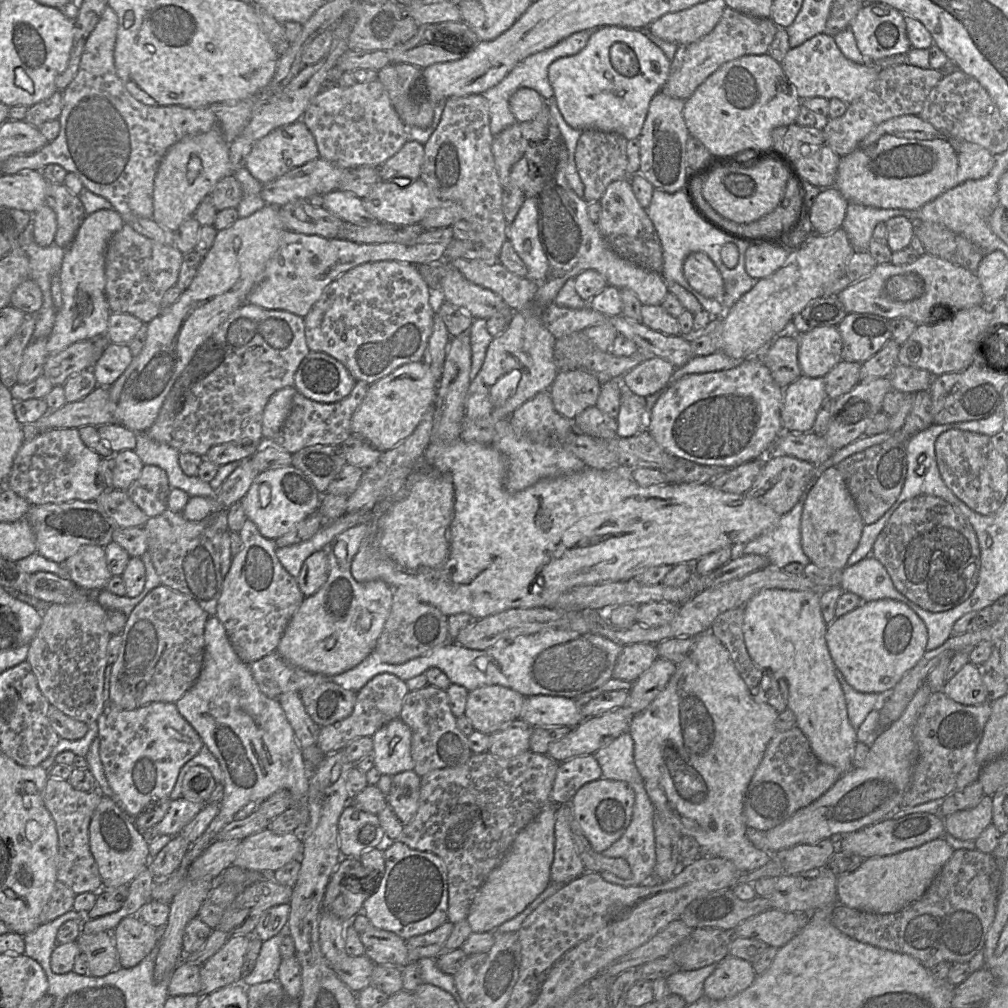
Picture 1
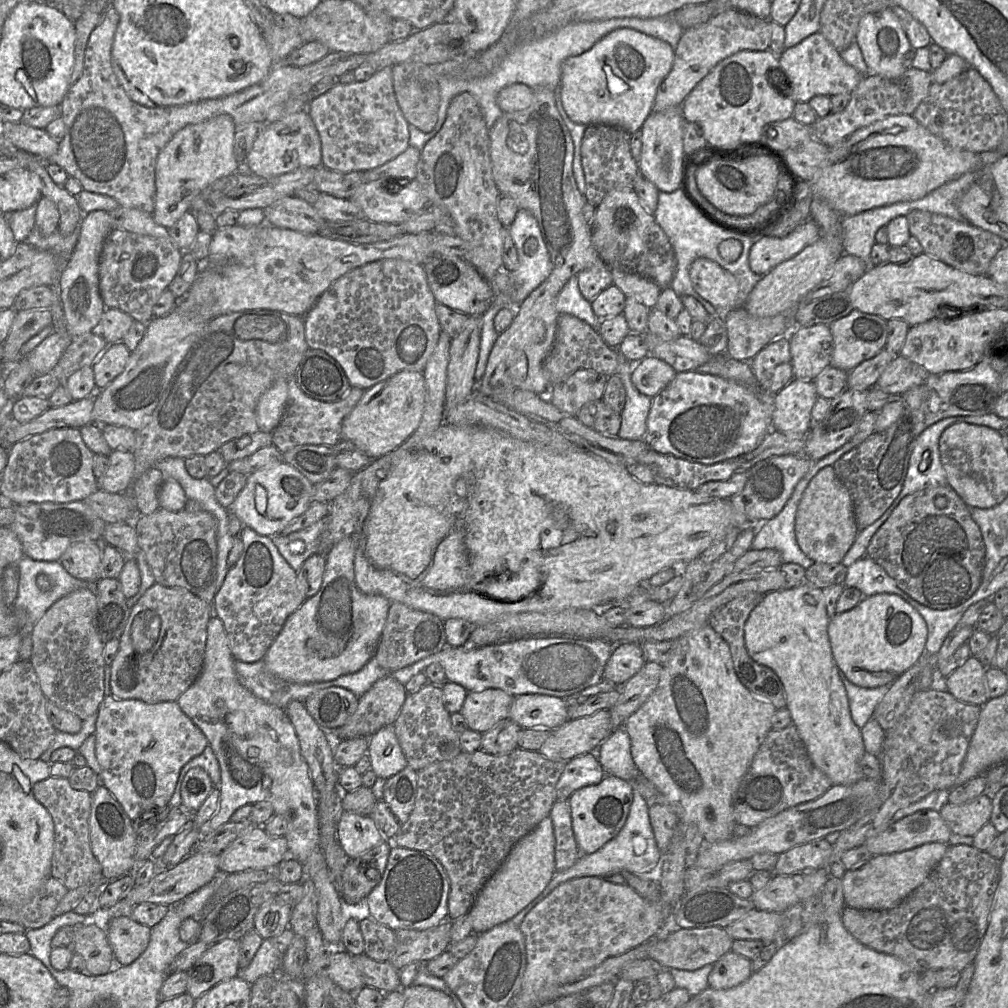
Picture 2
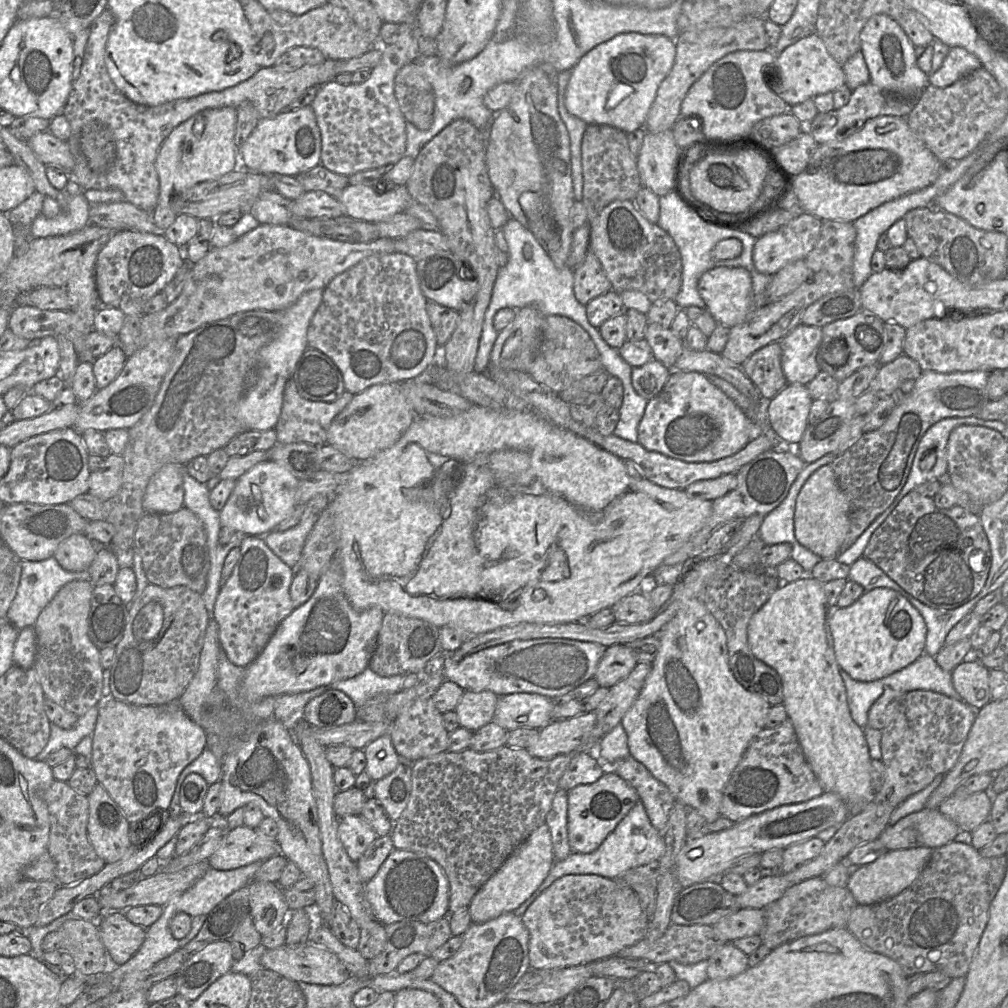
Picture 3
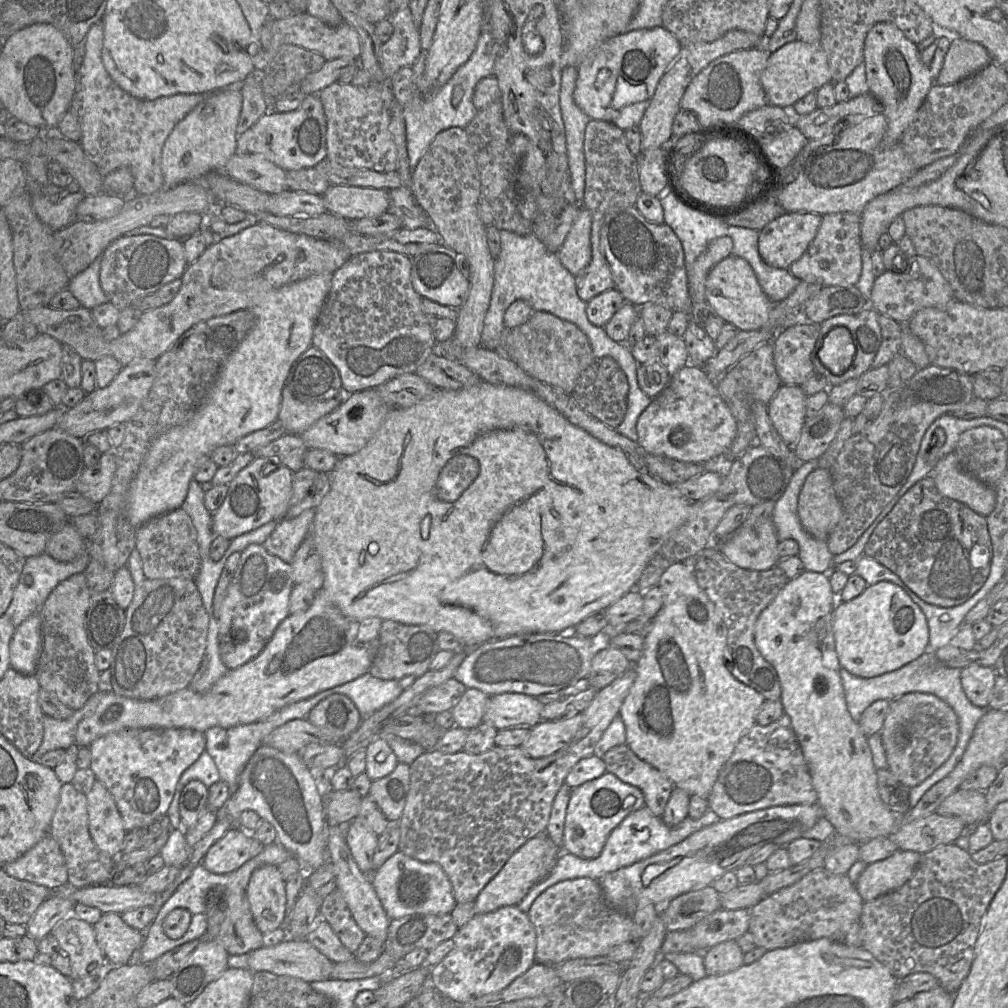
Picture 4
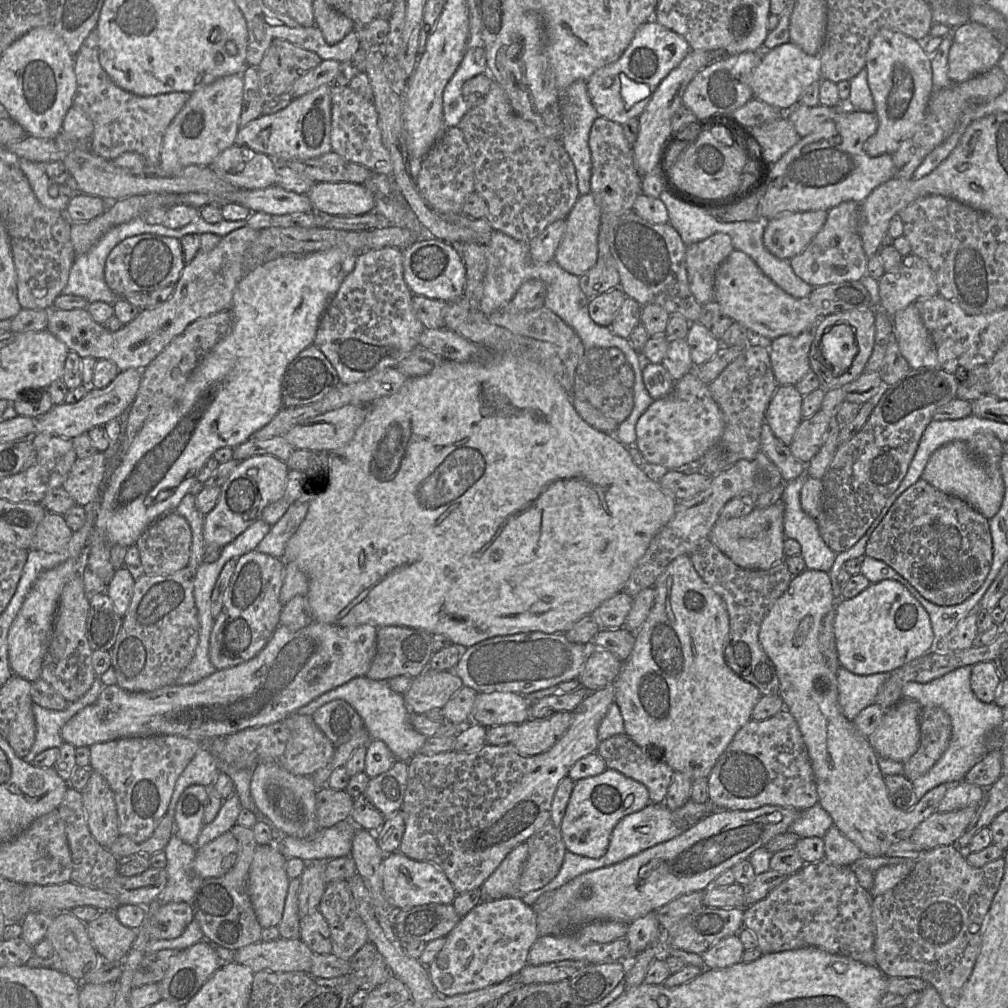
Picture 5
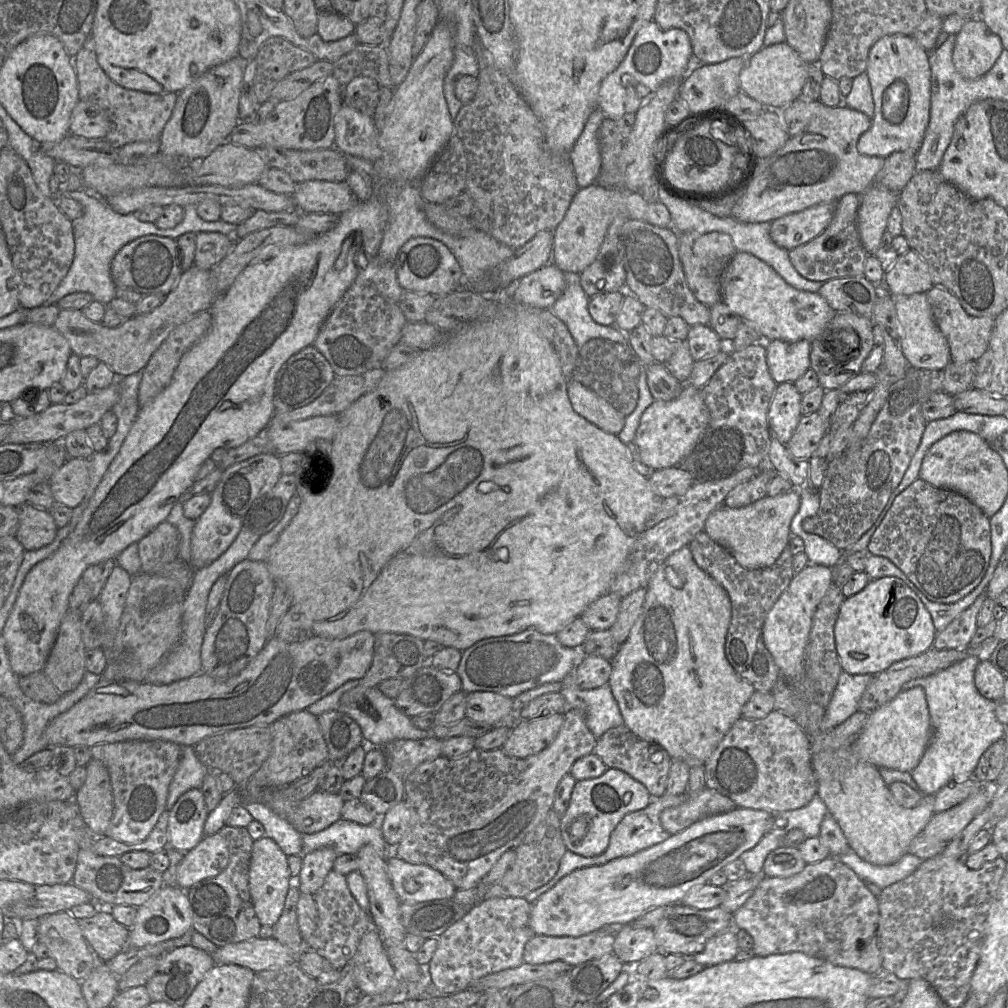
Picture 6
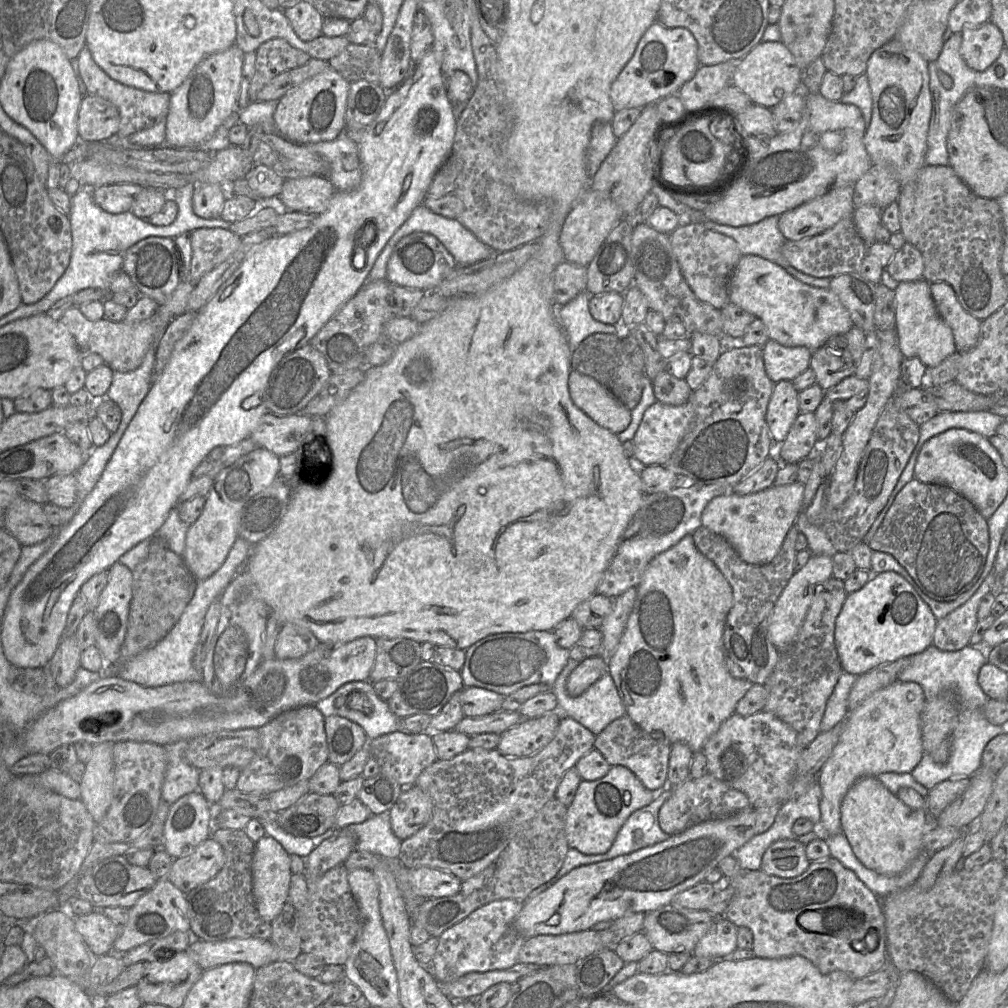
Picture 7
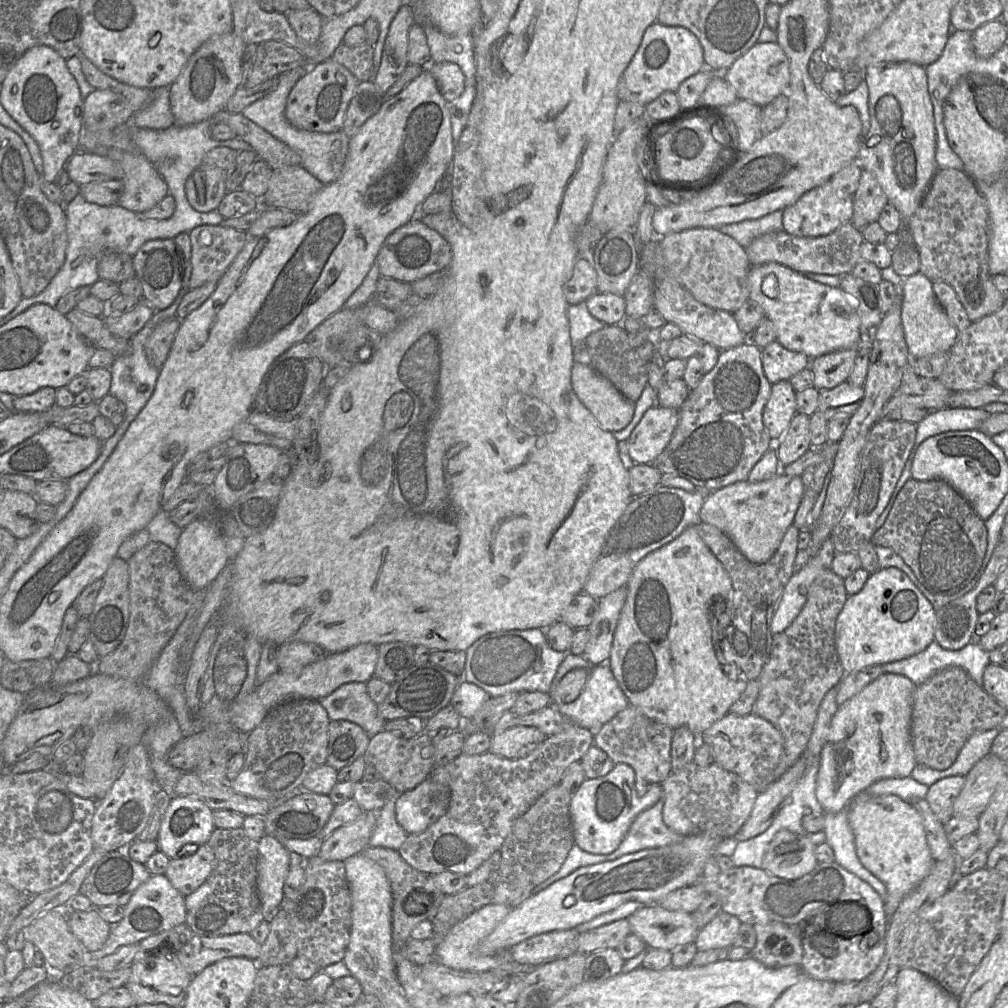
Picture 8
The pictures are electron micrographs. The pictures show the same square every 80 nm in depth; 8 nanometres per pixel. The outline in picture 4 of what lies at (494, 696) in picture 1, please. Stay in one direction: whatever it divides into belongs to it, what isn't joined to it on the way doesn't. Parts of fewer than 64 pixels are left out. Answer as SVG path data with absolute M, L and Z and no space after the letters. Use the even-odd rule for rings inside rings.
M467 688L460 701L450 710L455 726L471 730L481 724L489 697L476 688Z

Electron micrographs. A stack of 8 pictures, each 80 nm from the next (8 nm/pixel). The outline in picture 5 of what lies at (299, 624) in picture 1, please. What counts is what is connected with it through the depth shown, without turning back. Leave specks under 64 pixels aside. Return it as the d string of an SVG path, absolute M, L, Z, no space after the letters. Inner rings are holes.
M313 621L297 631L279 625L266 646L254 658L235 667L216 670L197 683L168 685L148 692L127 691L117 684L104 686L94 703L81 709L66 722L61 737L64 743L76 748L125 737L155 735L177 735L206 743L247 728L277 723L320 695L366 675L376 655L377 633L378 627L371 624L340 627Z

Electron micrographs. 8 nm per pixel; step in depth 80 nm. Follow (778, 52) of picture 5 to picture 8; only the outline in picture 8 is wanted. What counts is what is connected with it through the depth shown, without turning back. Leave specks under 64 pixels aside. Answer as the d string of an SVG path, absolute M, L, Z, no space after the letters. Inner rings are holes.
M756 42L724 71L723 77L735 89L738 99L763 107L788 90L789 60L777 42Z

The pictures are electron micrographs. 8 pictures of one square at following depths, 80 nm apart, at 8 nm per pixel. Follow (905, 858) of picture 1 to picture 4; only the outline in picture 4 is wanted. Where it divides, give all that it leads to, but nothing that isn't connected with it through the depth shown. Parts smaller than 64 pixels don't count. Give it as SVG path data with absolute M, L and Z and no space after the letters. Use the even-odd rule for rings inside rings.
M899 850L888 858L868 864L855 883L864 902L902 887L914 874L922 854Z

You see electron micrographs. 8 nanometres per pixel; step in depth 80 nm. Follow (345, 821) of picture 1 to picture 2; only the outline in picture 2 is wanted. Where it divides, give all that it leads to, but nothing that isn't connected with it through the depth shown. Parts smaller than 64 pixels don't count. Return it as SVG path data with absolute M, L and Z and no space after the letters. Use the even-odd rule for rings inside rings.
M341 812L337 840L346 855L354 859L386 840L369 815Z

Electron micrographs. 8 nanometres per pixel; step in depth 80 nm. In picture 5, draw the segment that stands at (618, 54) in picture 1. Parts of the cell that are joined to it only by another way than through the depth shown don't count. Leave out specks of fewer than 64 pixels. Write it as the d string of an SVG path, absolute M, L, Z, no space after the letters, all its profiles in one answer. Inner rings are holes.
M649 20L636 31L629 46L618 60L596 70L586 81L591 102L600 117L625 124L639 117L660 82L691 50L684 37Z

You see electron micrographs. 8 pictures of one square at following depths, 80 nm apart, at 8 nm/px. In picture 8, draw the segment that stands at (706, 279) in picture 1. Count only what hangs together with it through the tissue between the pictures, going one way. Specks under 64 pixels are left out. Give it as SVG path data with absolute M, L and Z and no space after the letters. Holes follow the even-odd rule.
M782 264L751 266L749 299L759 304L774 325L776 341L786 349L813 359L838 350L856 349L860 342L858 301L840 287L830 287L805 277Z

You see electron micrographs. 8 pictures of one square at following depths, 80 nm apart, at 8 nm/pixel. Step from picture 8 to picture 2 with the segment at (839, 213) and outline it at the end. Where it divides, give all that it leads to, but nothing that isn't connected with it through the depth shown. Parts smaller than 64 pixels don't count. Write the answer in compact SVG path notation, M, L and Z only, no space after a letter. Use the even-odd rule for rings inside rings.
M811 218L785 237L763 236L750 249L750 269L763 276L780 263L793 258L821 236L822 231Z

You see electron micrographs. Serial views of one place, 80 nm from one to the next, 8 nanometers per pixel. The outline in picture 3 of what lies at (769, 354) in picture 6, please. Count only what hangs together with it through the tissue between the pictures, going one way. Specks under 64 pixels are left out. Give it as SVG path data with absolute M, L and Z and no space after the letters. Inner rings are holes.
M800 323L779 342L787 382L807 385L821 370L816 356L822 342L822 328Z

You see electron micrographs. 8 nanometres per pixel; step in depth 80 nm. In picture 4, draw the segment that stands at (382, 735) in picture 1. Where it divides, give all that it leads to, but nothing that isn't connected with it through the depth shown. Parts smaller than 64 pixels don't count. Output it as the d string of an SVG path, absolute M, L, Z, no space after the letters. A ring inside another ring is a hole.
M384 738L372 740L365 751L365 773L372 781L389 775L398 764L396 755Z

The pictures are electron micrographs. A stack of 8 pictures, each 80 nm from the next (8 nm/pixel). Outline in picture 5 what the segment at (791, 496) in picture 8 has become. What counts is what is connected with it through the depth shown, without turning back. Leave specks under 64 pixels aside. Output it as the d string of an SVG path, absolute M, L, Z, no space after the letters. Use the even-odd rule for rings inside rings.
M782 501L768 508L755 507L746 516L719 519L713 526L709 539L736 565L747 570L768 570L786 558L784 555L784 520L785 507Z

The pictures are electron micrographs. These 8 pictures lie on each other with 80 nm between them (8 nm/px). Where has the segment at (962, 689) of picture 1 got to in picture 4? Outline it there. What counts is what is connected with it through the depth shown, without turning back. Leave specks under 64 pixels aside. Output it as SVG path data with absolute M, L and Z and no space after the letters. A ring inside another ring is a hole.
M970 665L961 669L961 685L969 701L980 708L989 708L997 673L994 668Z

